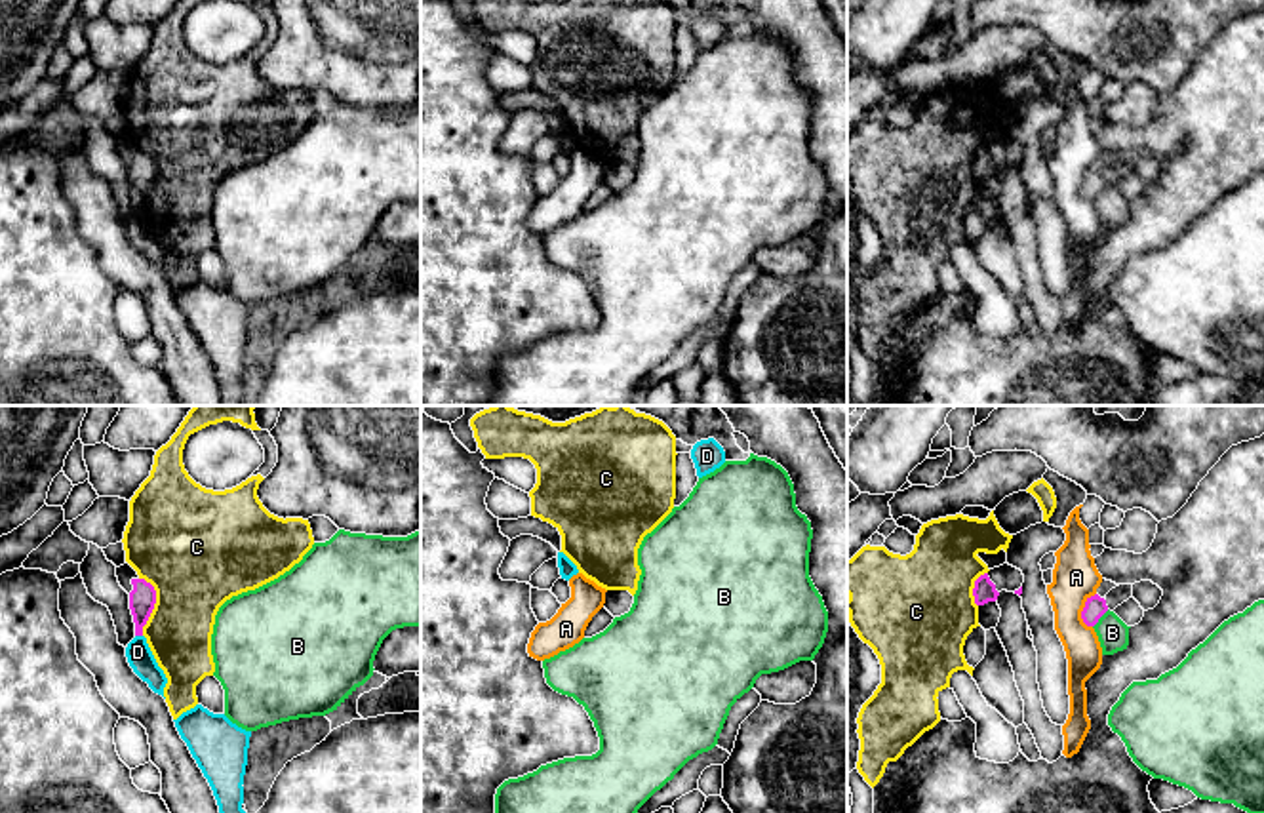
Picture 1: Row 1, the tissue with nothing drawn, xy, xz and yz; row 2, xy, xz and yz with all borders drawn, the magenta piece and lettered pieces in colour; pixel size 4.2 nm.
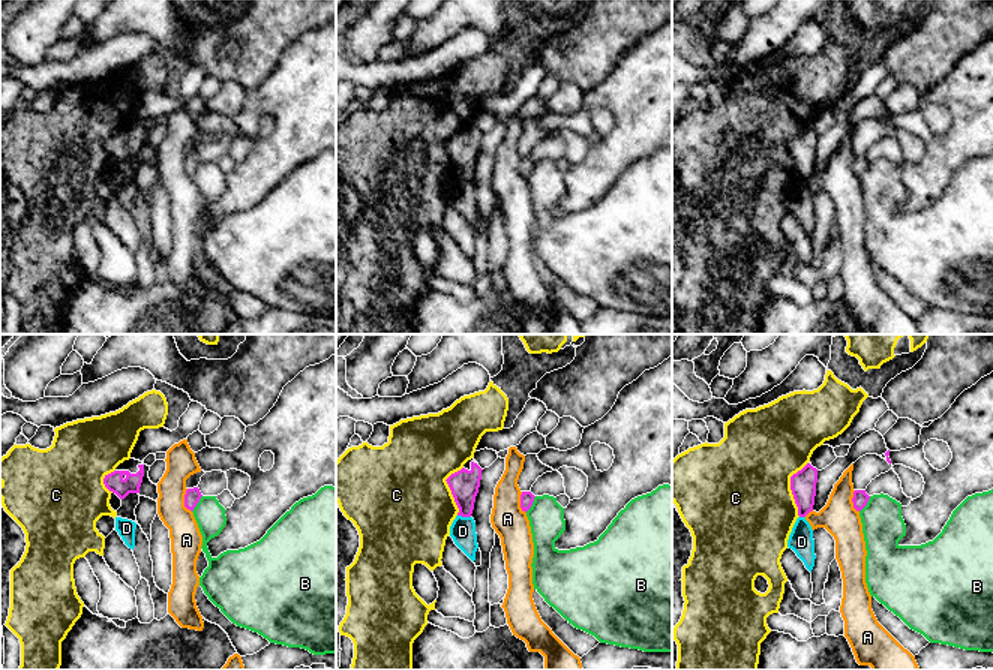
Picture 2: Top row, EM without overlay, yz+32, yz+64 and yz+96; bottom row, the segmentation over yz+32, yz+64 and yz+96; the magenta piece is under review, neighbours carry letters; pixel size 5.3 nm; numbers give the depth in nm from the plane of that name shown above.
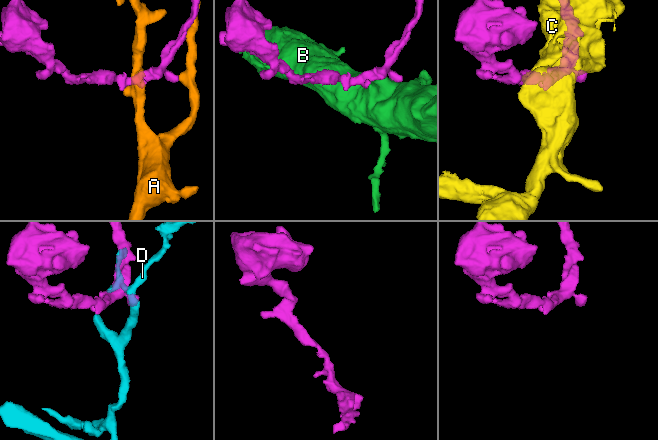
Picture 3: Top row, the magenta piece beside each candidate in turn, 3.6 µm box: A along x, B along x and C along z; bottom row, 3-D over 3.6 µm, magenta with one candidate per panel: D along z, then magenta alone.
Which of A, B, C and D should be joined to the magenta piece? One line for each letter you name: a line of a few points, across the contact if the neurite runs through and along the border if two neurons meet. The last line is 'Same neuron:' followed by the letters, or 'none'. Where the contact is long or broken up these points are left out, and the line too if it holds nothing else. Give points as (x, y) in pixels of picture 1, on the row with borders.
Same neuron: none

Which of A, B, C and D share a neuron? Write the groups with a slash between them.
A / B / C / D

